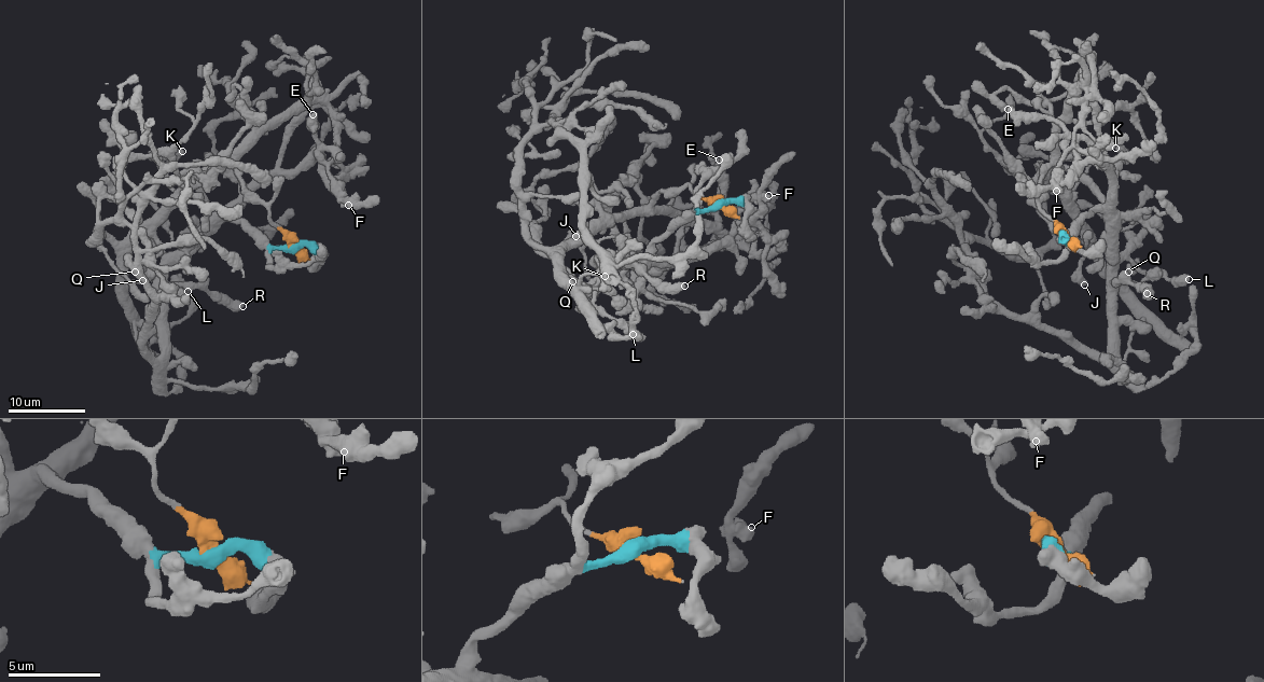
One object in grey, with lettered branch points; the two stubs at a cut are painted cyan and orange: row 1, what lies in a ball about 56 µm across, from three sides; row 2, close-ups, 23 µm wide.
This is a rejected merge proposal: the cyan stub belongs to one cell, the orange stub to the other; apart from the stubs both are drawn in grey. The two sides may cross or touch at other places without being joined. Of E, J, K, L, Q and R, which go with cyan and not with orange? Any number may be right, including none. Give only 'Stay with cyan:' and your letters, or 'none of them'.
Stay with cyan: E, L, Q, R

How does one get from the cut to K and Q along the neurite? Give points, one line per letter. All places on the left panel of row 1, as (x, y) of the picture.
K: (293, 246), (228, 164), (193, 177), (176, 191), (167, 184), (162, 162), (182, 151)
Q: (293, 246), (269, 247), (240, 223), (217, 216), (157, 268), (135, 272)

